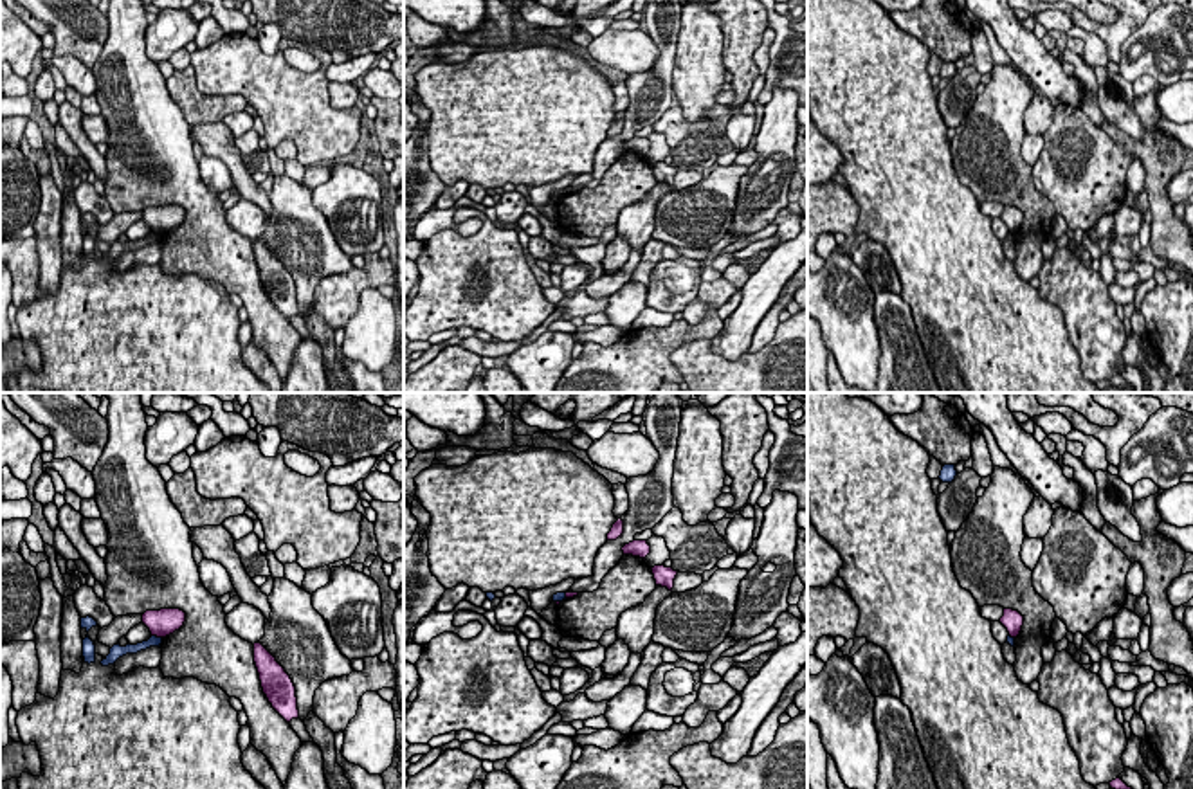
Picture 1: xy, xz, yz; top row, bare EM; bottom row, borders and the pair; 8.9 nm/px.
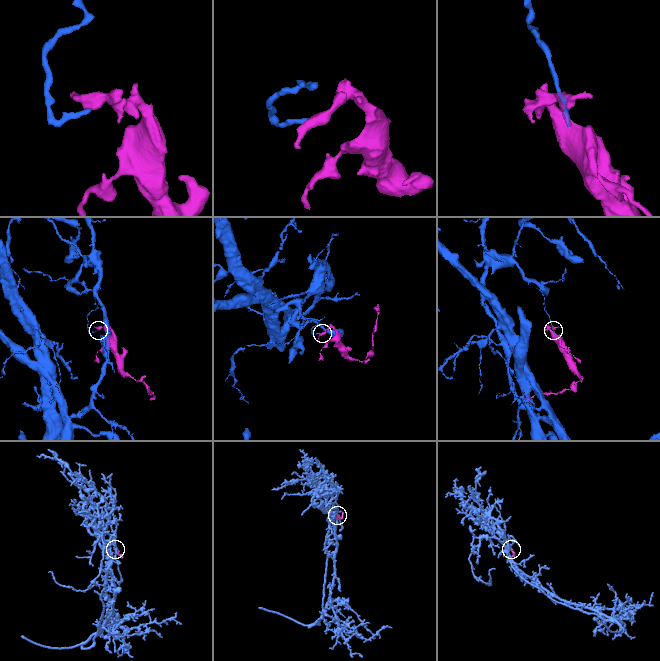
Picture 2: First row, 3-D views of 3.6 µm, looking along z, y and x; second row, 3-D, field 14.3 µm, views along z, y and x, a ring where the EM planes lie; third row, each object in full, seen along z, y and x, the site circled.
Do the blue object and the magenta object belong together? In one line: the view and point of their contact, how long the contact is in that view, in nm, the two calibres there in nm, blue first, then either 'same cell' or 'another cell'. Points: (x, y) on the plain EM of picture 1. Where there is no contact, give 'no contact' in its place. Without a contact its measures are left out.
contact xy (155, 233); length 100 nm; calibres 100 and 240 nm; another cell

